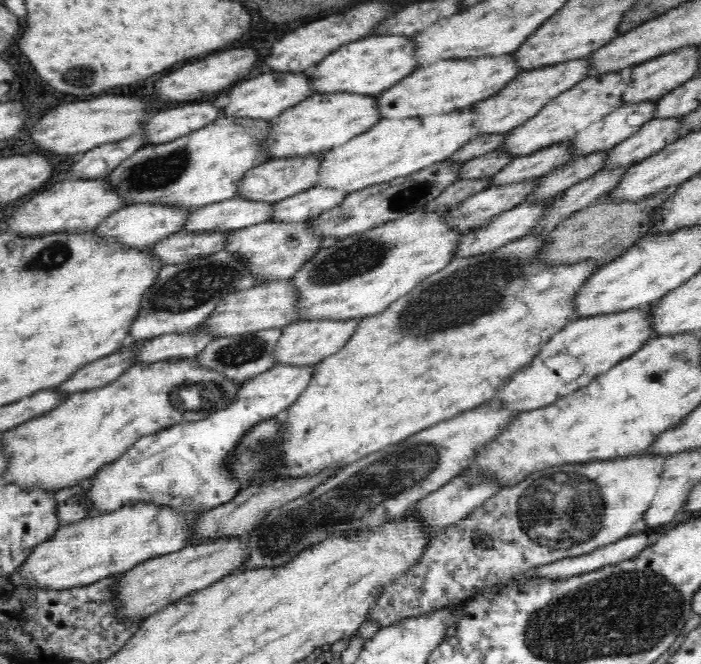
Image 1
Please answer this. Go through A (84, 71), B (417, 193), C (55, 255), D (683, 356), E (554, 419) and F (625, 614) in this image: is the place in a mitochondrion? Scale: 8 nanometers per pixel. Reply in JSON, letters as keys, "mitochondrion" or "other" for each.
{"A":"mitochondrion","B":"mitochondrion","C":"mitochondrion","D":"mitochondrion","E":"other","F":"mitochondrion"}

